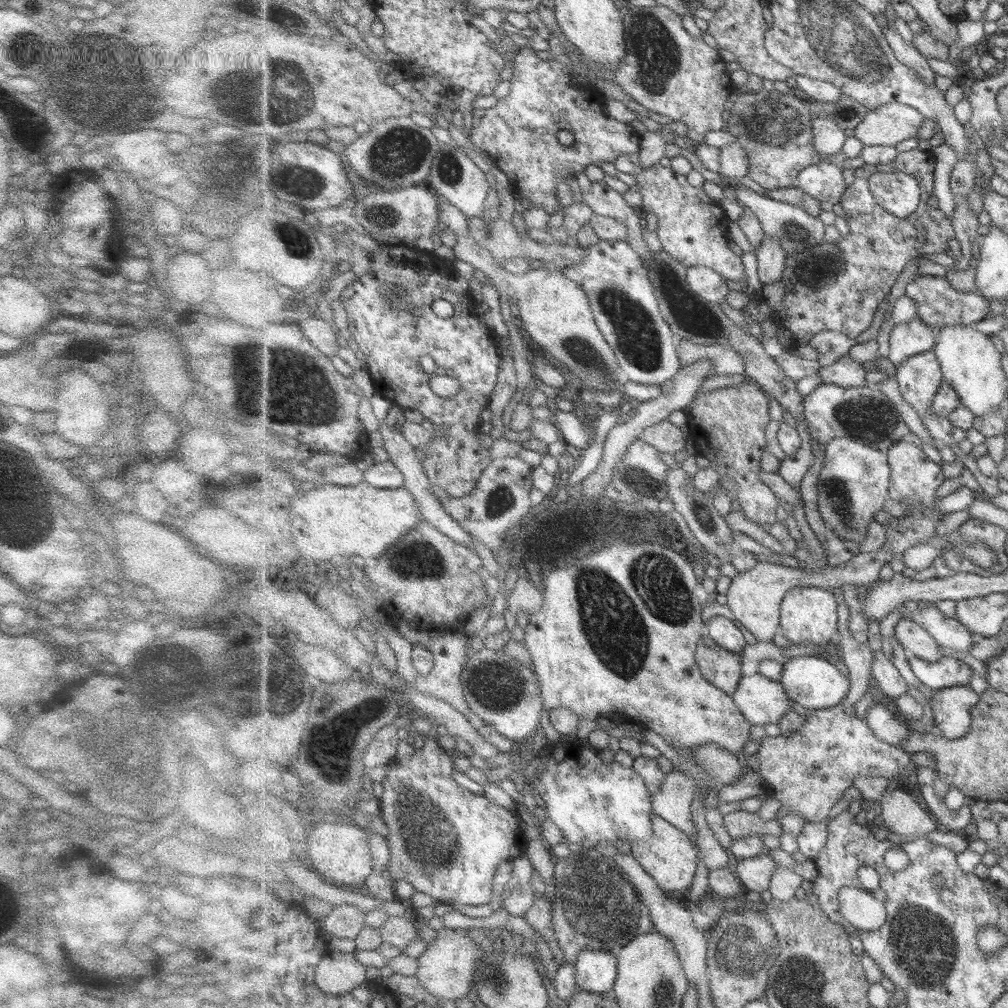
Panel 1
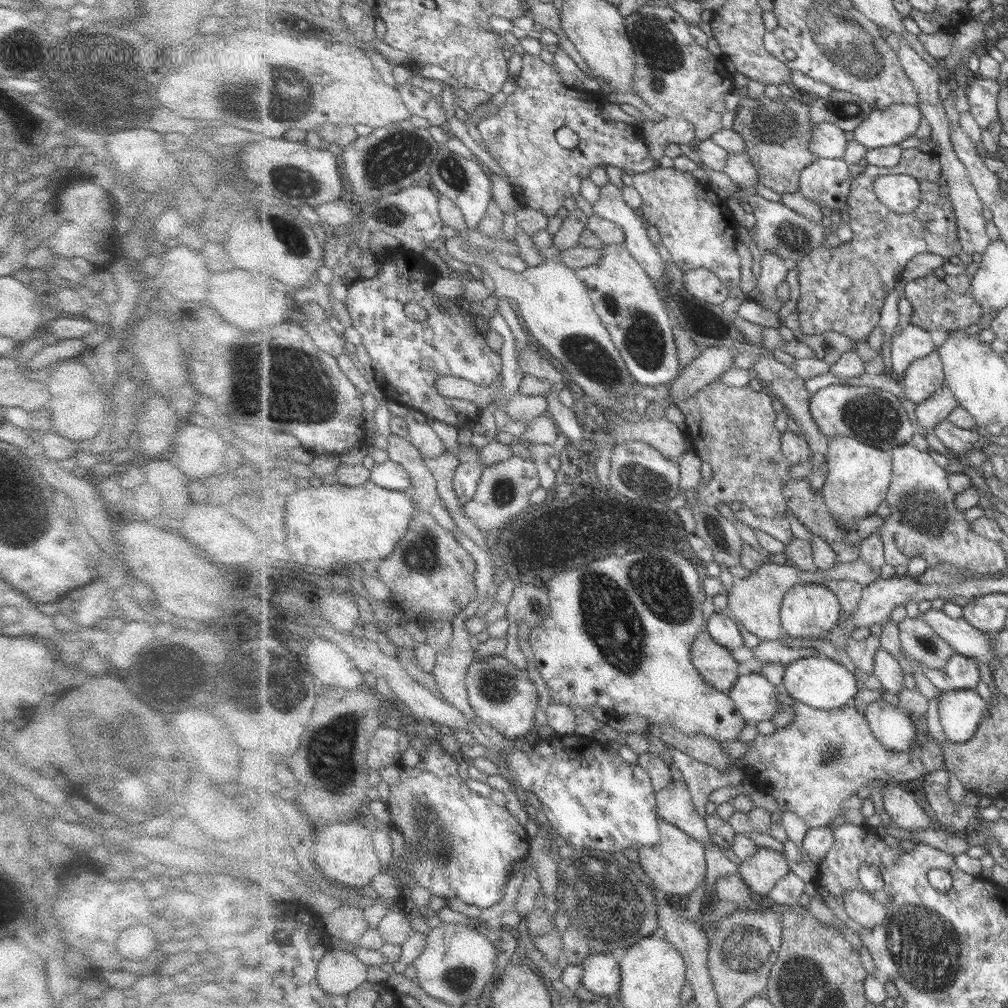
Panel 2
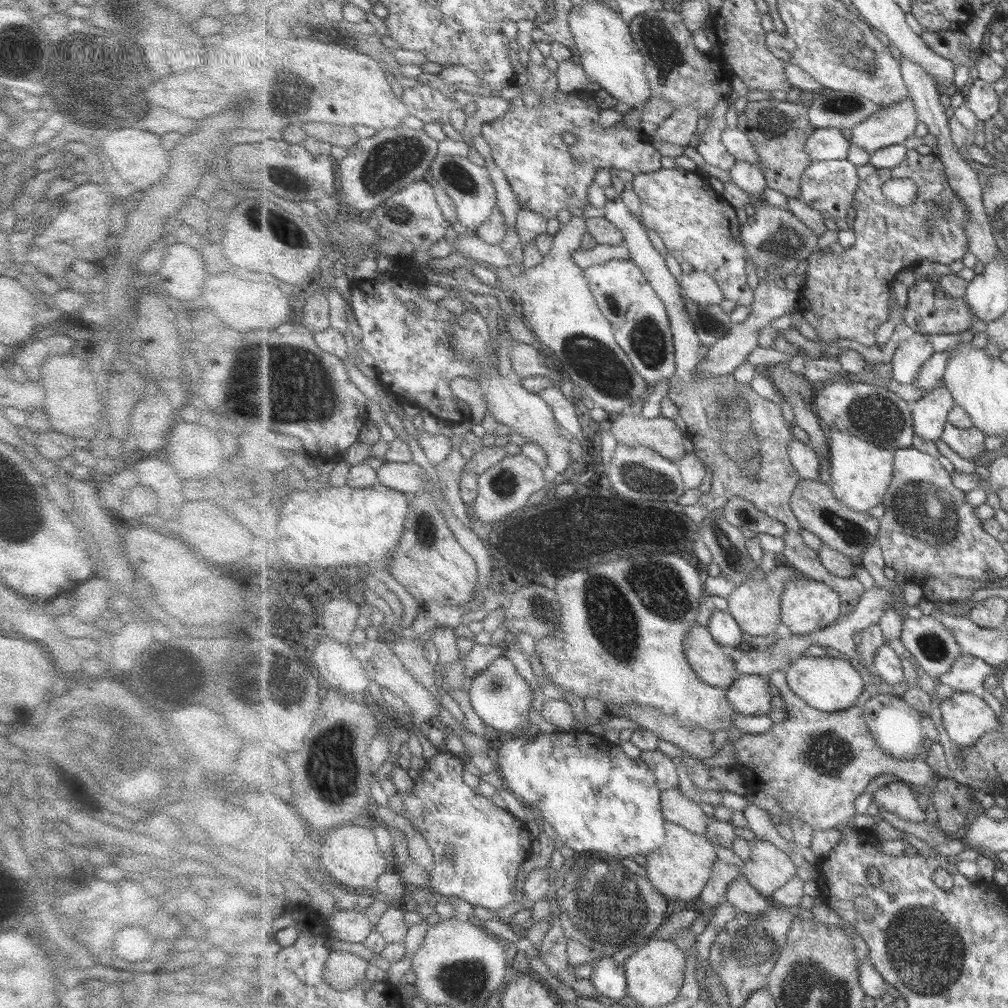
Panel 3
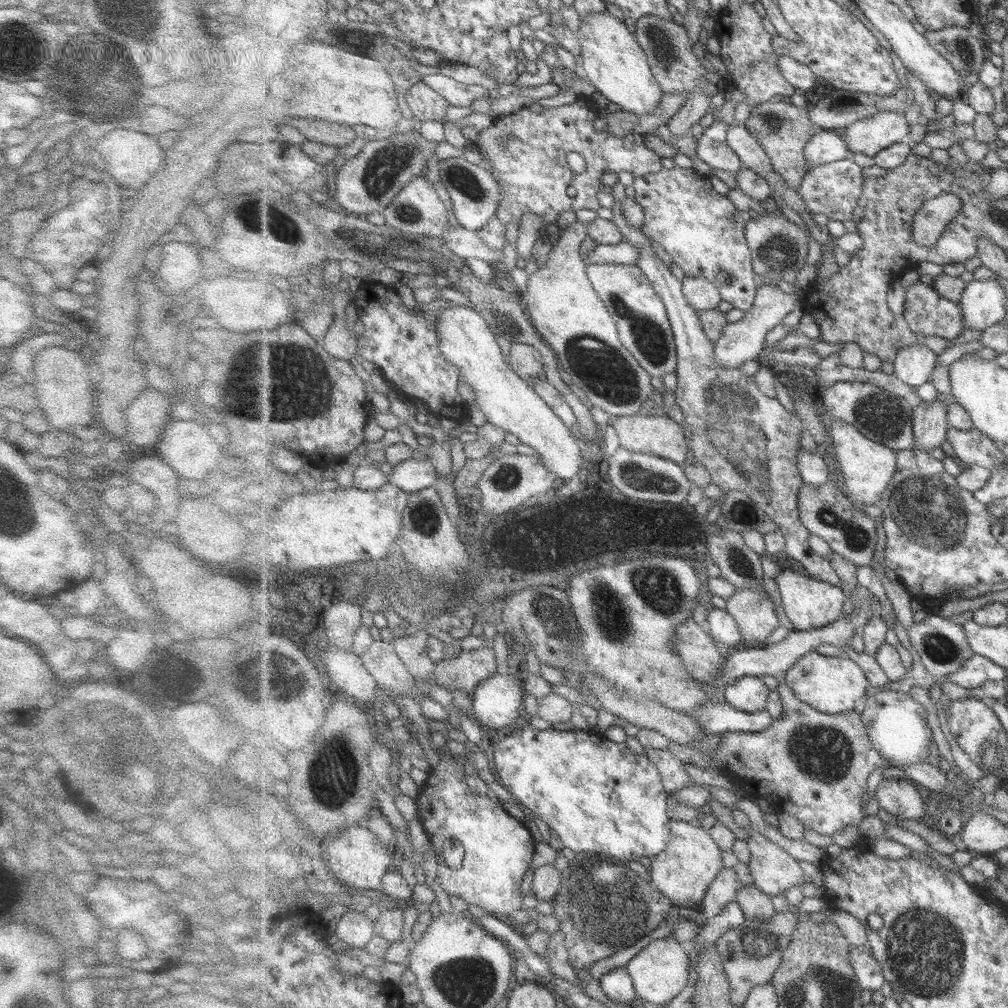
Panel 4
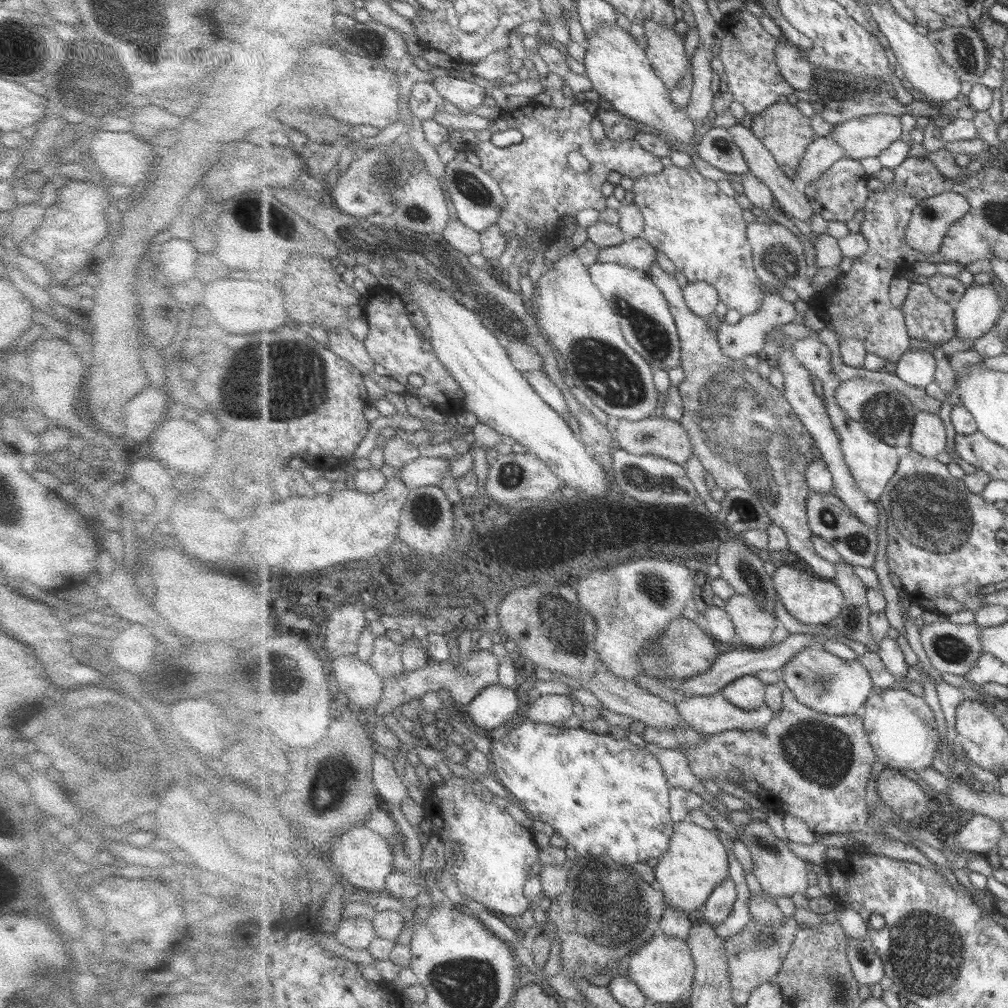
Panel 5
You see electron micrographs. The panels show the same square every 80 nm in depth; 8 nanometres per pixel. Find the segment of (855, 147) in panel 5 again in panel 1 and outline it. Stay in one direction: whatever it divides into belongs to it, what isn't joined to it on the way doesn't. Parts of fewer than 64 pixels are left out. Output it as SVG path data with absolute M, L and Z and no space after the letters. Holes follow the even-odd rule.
M892 102L870 110L863 122L851 133L859 140L864 142L865 146L897 146L899 142L913 138L919 130L925 119L924 114L912 106L905 103Z

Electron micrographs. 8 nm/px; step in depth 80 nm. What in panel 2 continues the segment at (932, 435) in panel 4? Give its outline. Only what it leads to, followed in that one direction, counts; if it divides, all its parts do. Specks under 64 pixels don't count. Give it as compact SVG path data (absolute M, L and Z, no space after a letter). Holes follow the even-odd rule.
M944 386L932 397L916 404L914 414L916 422L928 433L934 434L936 426L948 420L948 416L959 407L959 402L953 392Z

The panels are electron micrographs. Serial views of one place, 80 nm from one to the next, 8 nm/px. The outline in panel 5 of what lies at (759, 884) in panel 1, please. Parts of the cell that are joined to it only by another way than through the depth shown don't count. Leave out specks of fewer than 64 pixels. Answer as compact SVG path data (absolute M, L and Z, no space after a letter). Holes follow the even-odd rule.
M753 819L749 824L743 825L741 828L742 835L739 836L739 839L751 851L752 860L755 864L753 874L765 893L773 898L779 896L792 898L796 894L804 895L809 890L809 880L807 880L808 862L795 854L787 841L777 838L765 820Z

